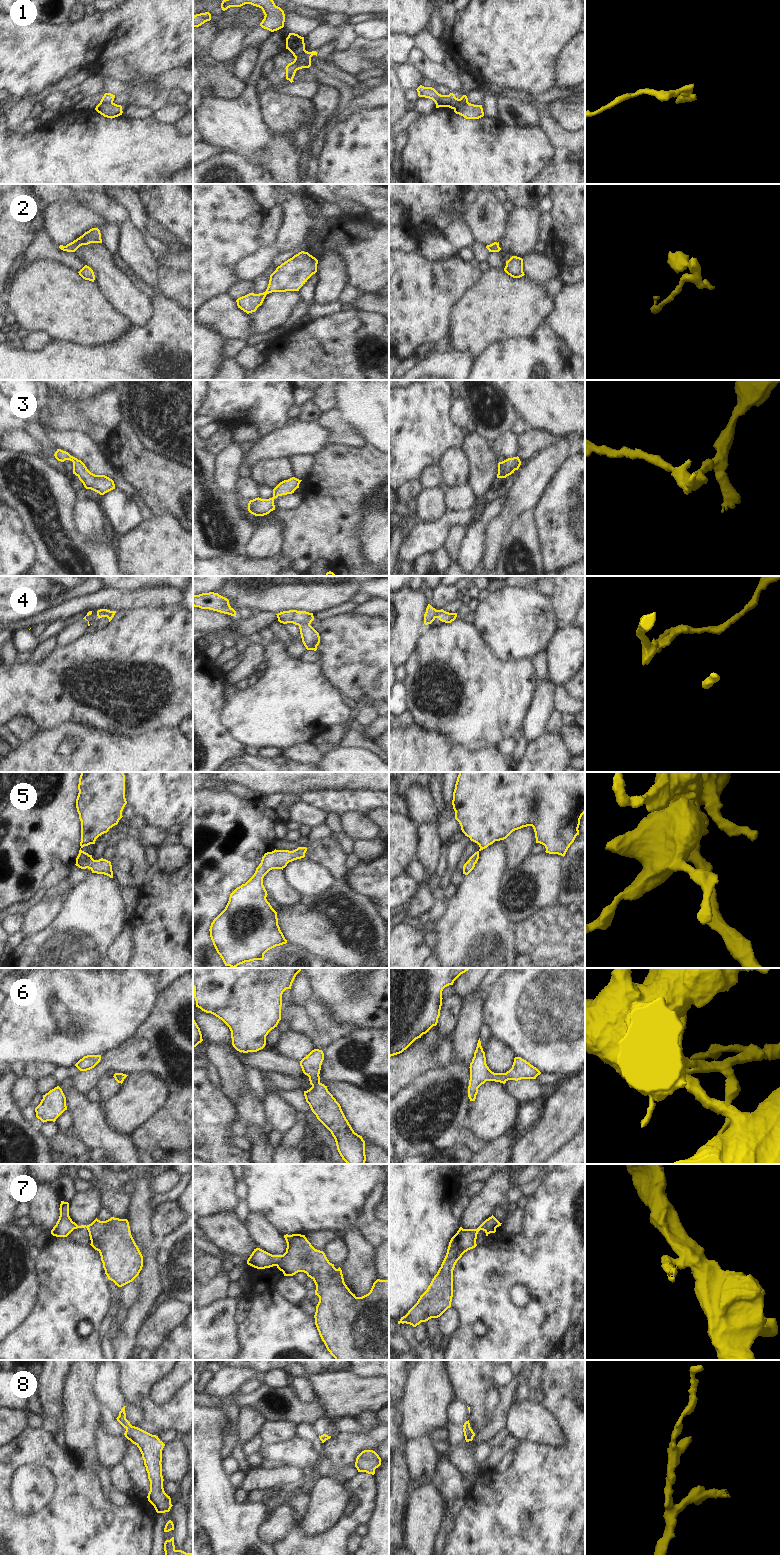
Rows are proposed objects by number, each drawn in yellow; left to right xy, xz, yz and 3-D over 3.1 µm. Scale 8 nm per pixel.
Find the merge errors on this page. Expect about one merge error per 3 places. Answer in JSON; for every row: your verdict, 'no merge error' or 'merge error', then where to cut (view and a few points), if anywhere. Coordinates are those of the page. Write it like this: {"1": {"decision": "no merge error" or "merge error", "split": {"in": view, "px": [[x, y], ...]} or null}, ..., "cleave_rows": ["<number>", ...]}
{"1": {"decision": "merge error", "split": {"in": "xz", "px": [[305, 50], [303, 55], [306, 61], [301, 64]]}}, "2": {"decision": "no merge error", "split": null}, "3": {"decision": "no merge error", "split": null}, "4": {"decision": "merge error", "split": {"in": "xz", "px": [[309, 623], [300, 623], [298, 625]]}}, "5": {"decision": "no merge error", "split": null}, "6": {"decision": "no merge error", "split": null}, "7": {"decision": "merge error", "split": {"in": "xz", "px": [[282, 1255], [276, 1265]]}}, "8": {"decision": "no merge error", "split": null}, "cleave_rows": ["1", "4", "7"]}

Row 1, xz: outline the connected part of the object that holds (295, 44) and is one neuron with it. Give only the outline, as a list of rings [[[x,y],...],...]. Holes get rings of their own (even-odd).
[[[289,33],[286,38],[286,49],[288,49],[294,57],[298,58],[301,64],[305,64],[307,62],[306,58],[303,56],[306,51],[304,37],[295,33]]]

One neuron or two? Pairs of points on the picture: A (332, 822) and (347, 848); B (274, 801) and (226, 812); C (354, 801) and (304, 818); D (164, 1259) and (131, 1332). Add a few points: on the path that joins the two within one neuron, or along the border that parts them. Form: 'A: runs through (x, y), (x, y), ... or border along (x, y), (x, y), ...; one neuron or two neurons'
A: runs through (335, 828), (344, 842); one neuron
B: border along (258, 798), (266, 807), (274, 810); two neurons
C: border along (302, 801), (327, 814); two neurons
D: border along (157, 1248), (156, 1264), (163, 1292); two neurons

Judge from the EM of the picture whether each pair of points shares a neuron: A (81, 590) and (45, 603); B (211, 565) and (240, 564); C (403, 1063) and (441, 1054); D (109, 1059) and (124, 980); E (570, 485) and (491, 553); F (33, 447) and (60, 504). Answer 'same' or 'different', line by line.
A: same
B: same
C: same
D: different
E: different
F: different

